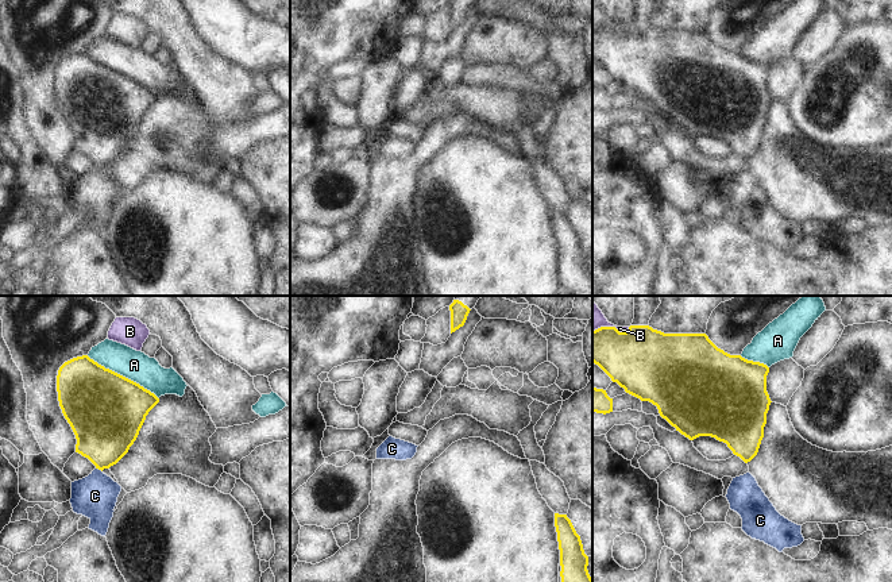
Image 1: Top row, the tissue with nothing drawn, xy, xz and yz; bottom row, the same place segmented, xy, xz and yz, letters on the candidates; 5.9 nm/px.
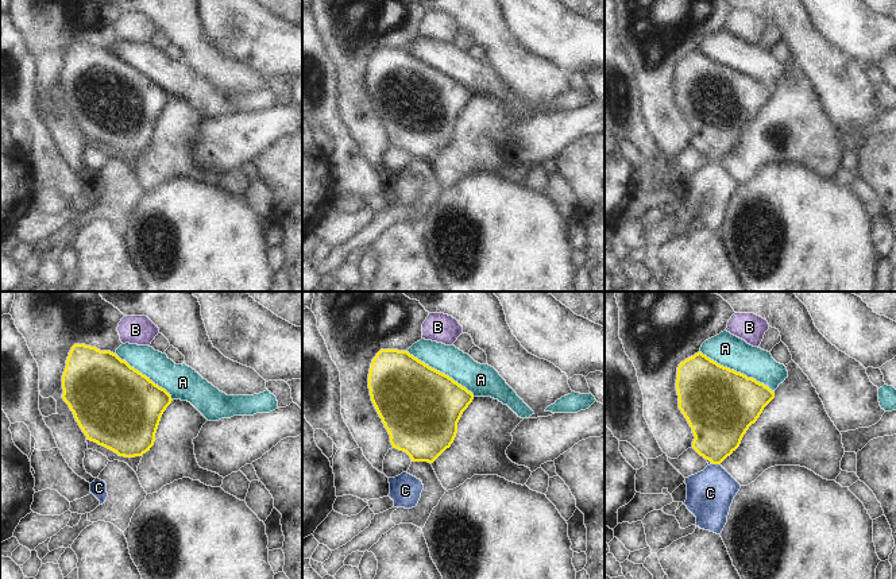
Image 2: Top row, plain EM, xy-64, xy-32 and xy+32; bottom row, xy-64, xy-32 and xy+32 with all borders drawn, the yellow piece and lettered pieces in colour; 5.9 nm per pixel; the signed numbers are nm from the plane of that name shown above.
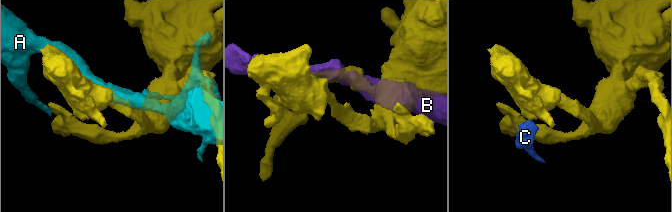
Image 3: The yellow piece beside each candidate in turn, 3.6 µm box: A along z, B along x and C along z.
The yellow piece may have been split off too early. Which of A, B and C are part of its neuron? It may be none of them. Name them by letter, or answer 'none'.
C

